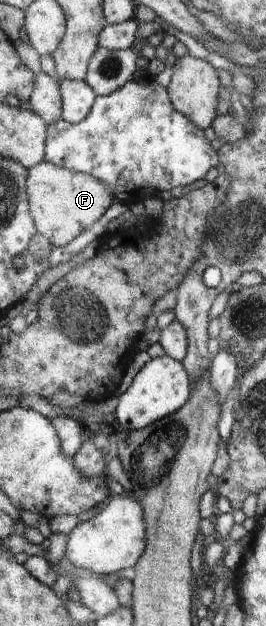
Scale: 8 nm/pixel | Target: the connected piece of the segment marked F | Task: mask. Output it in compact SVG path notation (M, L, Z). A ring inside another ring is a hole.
M45 160L36 167L30 168L30 172L28 172L28 202L30 202L30 214L34 217L39 234L48 238L54 247L66 247L75 239L75 236L100 220L100 217L114 202L114 198L108 192L106 185L96 180L92 175L77 173Z

